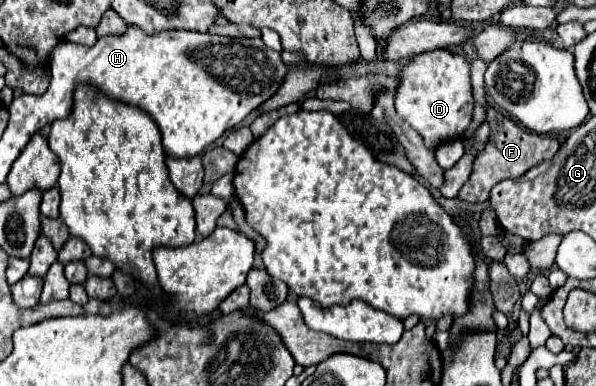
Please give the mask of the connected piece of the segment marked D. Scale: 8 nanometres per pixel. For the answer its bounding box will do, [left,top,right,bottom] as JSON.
[394,49,474,149]

